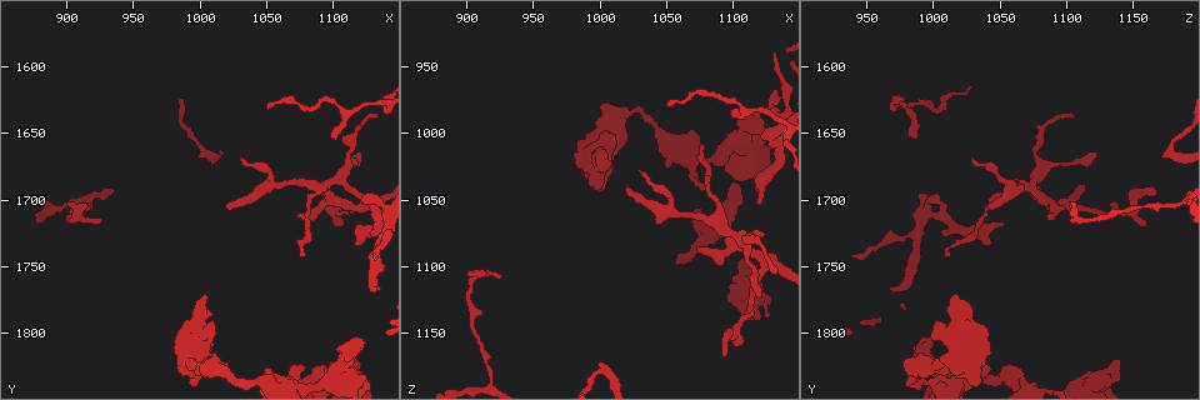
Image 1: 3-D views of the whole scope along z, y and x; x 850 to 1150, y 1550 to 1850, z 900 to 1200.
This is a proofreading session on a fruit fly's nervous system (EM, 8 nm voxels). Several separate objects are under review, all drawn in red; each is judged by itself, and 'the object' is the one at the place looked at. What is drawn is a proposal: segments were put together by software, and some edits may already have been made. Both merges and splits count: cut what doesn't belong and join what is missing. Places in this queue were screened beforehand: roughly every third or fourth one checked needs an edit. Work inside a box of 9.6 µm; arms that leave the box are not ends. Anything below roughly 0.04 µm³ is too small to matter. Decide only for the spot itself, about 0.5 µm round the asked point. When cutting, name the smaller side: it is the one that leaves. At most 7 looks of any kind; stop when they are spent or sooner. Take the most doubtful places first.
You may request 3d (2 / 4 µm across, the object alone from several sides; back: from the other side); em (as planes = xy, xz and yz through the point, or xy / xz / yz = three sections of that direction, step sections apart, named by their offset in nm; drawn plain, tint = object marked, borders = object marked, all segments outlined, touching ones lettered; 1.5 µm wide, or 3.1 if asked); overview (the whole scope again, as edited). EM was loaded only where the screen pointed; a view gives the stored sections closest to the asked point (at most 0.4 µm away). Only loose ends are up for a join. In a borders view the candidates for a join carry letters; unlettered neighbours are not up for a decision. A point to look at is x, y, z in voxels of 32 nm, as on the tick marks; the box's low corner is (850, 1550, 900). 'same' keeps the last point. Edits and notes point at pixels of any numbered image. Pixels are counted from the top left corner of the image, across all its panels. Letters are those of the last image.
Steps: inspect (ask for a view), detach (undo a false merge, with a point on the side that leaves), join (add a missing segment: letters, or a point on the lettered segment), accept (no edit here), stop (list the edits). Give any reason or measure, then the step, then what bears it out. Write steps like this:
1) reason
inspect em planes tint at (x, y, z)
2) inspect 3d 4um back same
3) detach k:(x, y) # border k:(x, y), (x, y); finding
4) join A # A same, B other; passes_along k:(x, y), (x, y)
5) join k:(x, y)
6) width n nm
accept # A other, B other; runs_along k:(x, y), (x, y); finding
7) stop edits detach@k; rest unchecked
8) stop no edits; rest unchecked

free end
inspect em yz step 8 borders at (1130, 1742, 938)

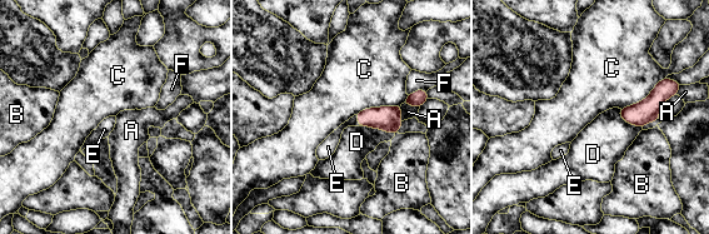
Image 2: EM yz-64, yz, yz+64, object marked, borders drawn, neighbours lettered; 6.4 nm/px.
join E # A other, B other, C other, D other, E same, F other; it goes on there

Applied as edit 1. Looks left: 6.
see it whole again
inspect overview

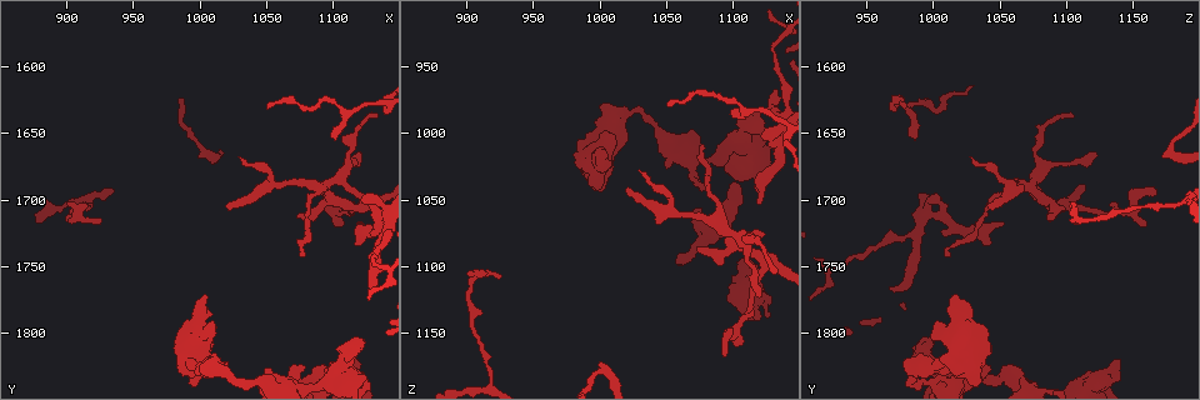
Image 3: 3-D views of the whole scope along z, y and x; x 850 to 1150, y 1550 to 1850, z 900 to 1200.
end of a long branch
inspect em yz step 4 tint at (1076, 1744, 1012)

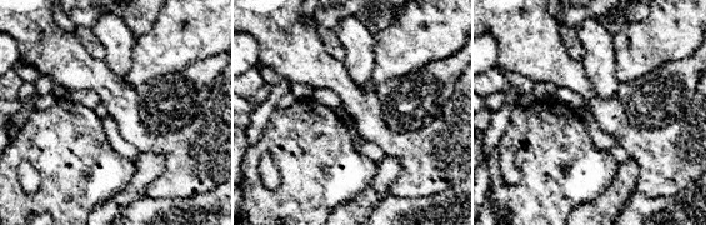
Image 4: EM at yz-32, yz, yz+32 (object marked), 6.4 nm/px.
inspect em planes borders same

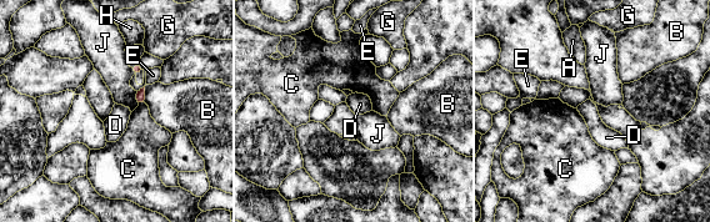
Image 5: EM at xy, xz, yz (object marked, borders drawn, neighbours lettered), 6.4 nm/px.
accept # A other, B other, C other, D other, E other, G other, H other, J other; border 5:(144, 102), (139, 105); none of them fits

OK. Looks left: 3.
stop edits join@2; rest unchecked

